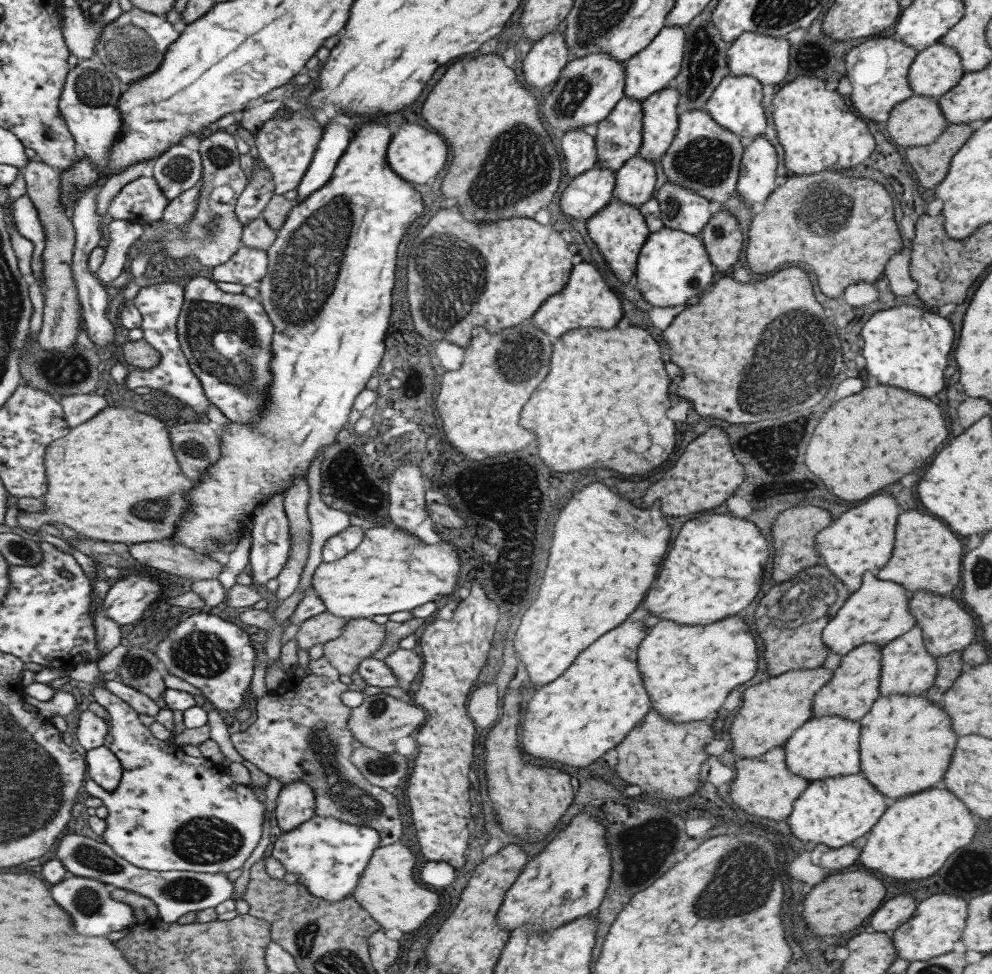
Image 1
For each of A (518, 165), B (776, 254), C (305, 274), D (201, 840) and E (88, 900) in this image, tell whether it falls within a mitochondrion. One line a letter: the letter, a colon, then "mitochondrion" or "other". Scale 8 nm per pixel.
A: mitochondrion
B: other
C: mitochondrion
D: mitochondrion
E: mitochondrion

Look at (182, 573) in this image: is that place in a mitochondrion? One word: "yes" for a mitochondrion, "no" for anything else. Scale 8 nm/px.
no

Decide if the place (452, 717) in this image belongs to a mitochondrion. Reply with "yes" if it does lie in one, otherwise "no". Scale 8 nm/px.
no

